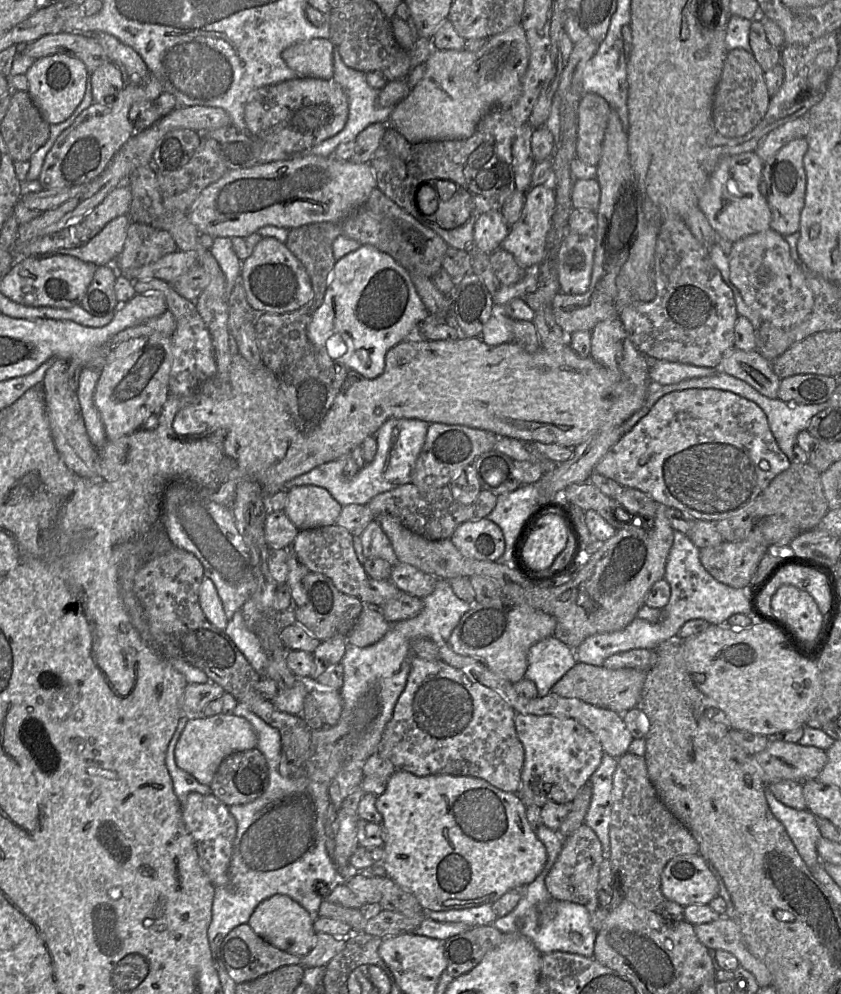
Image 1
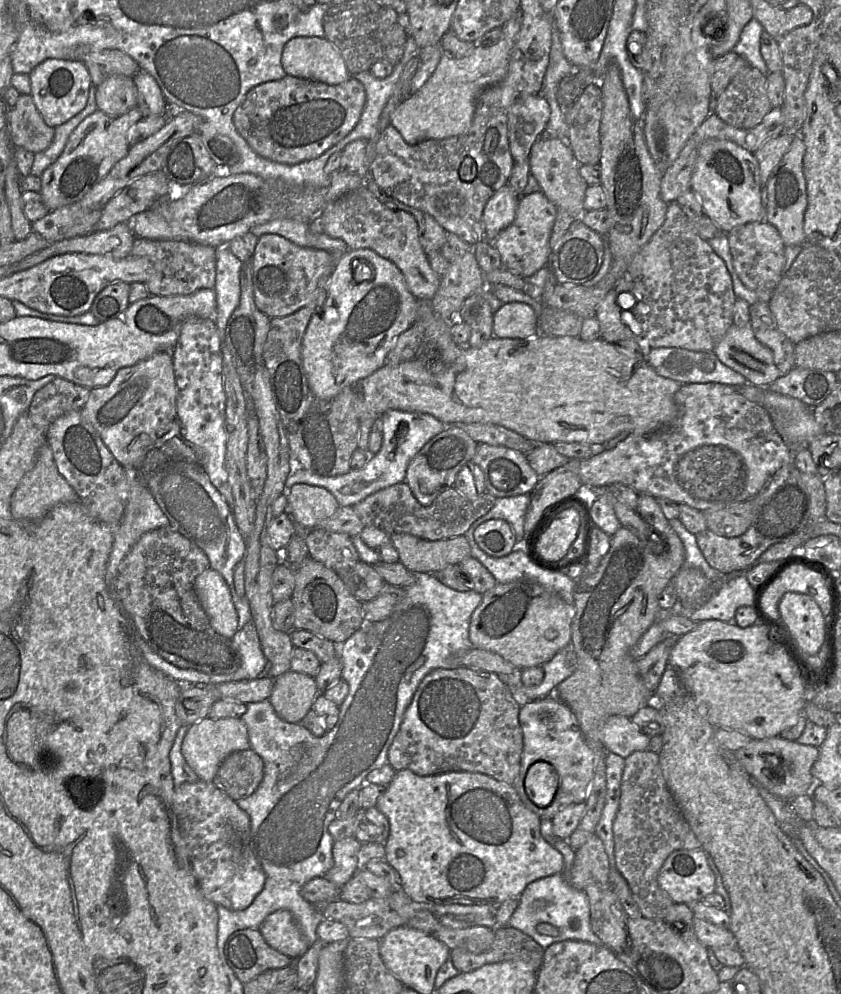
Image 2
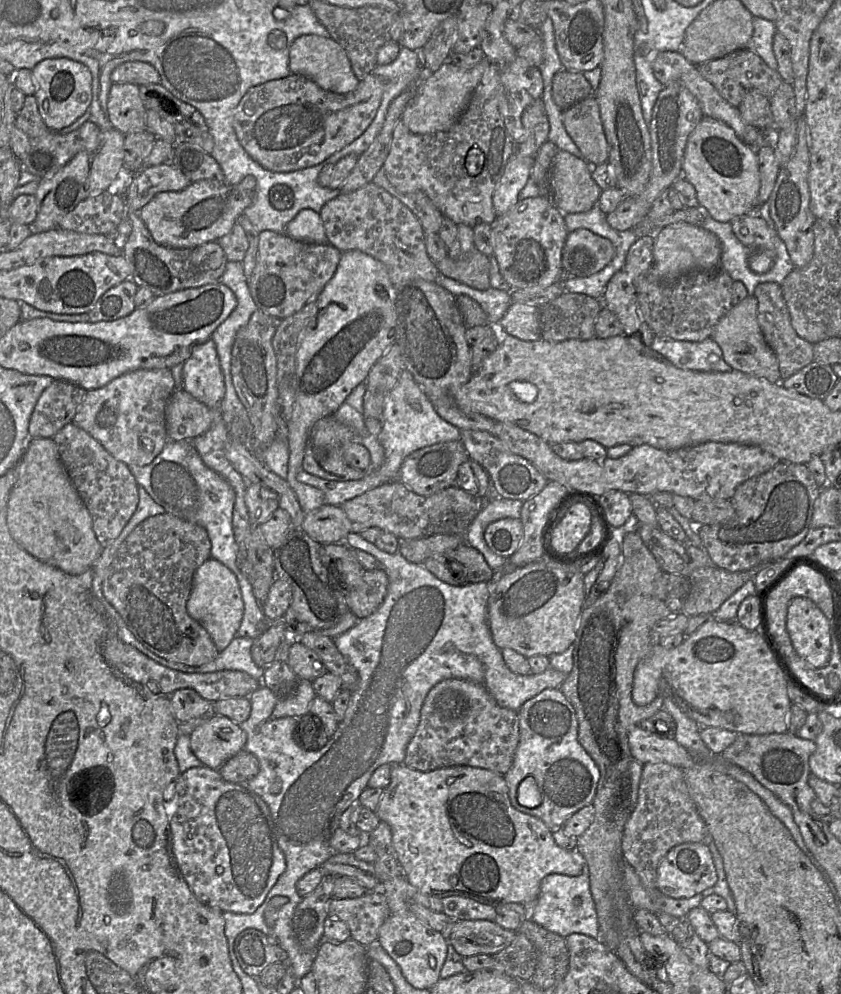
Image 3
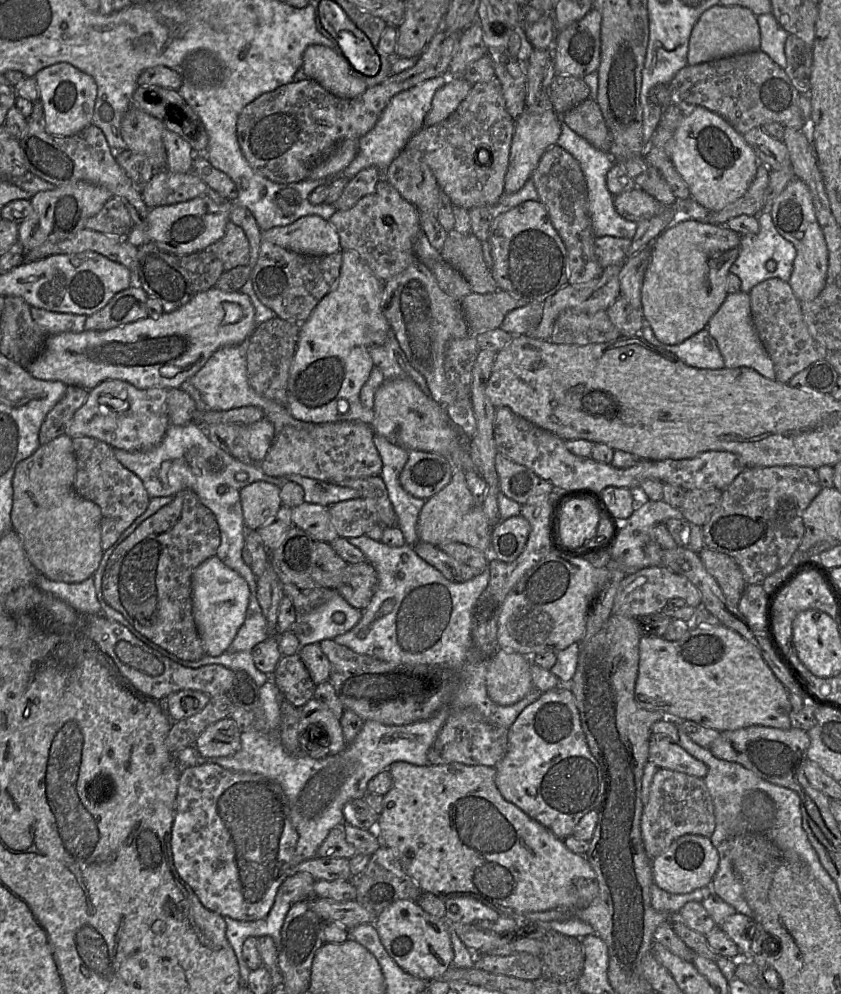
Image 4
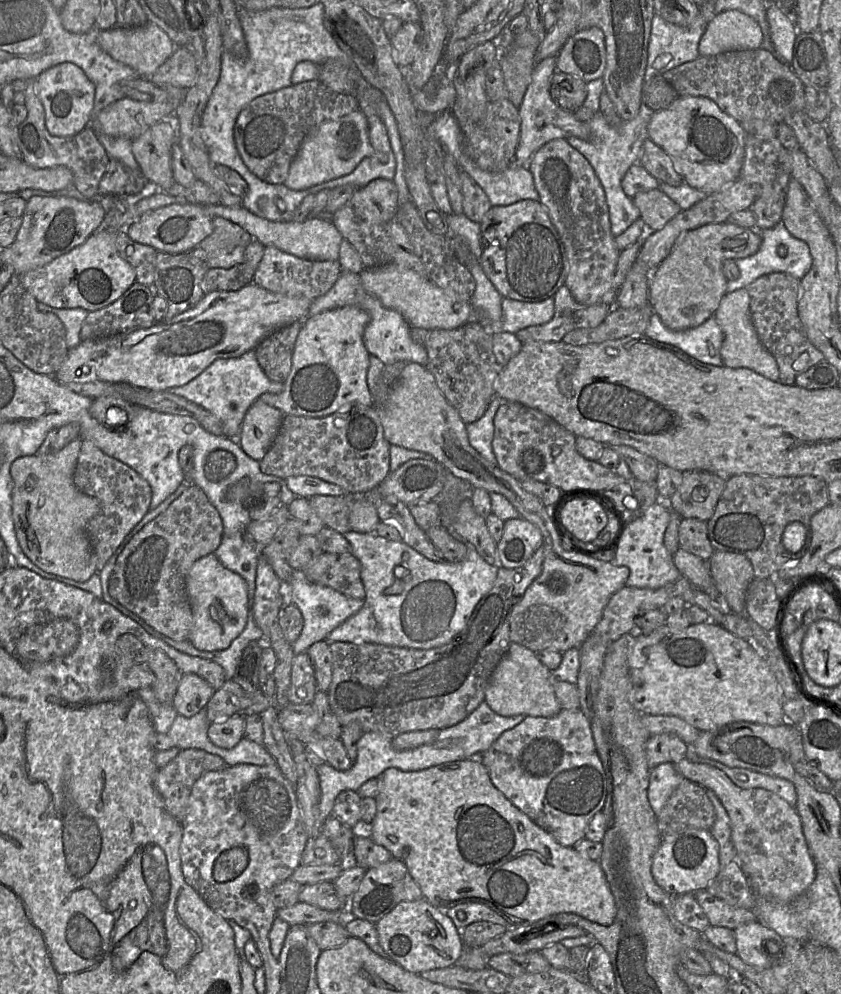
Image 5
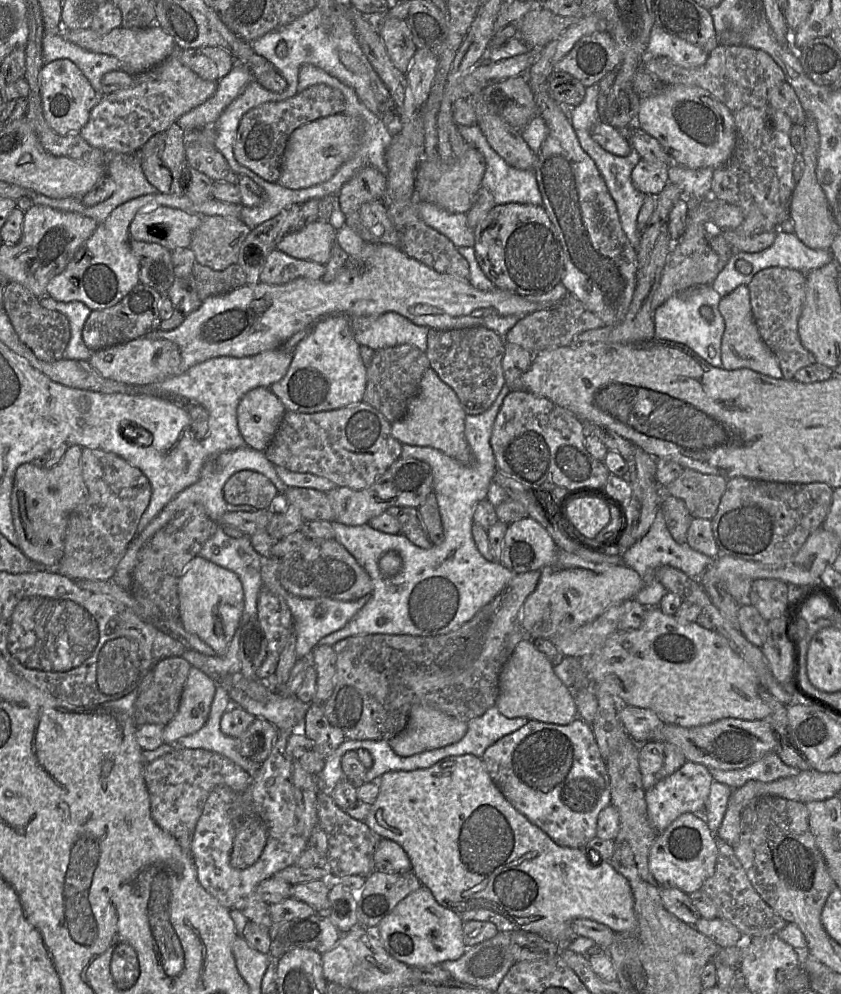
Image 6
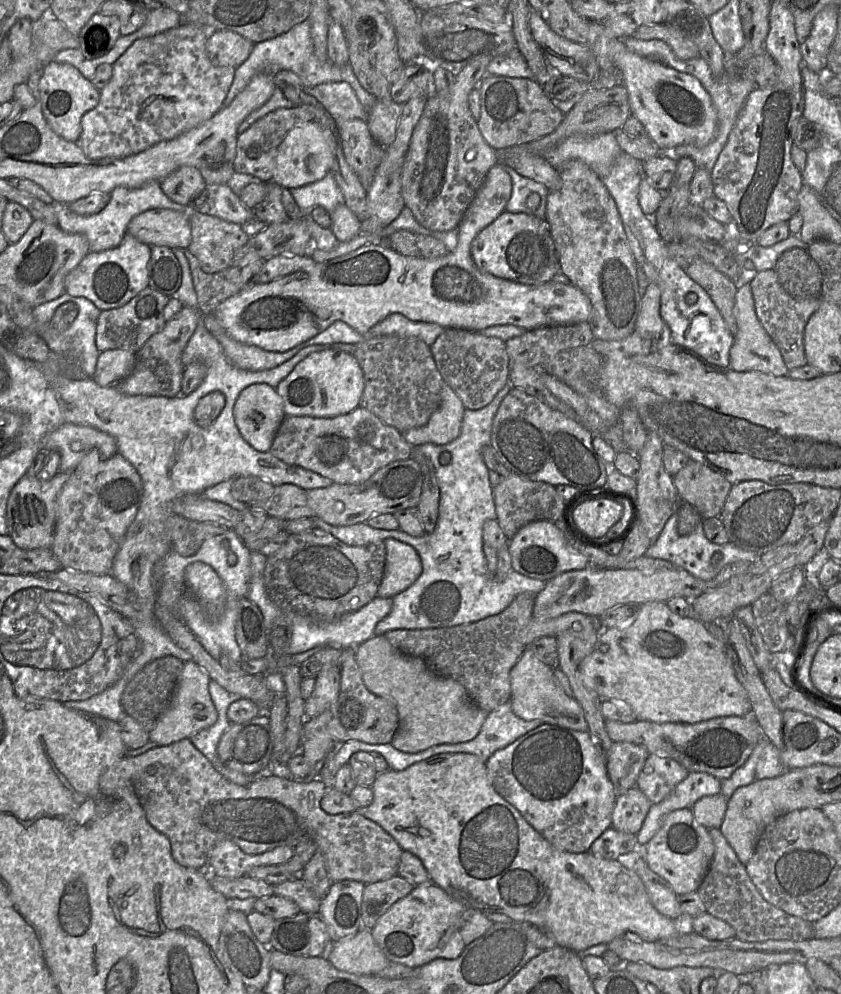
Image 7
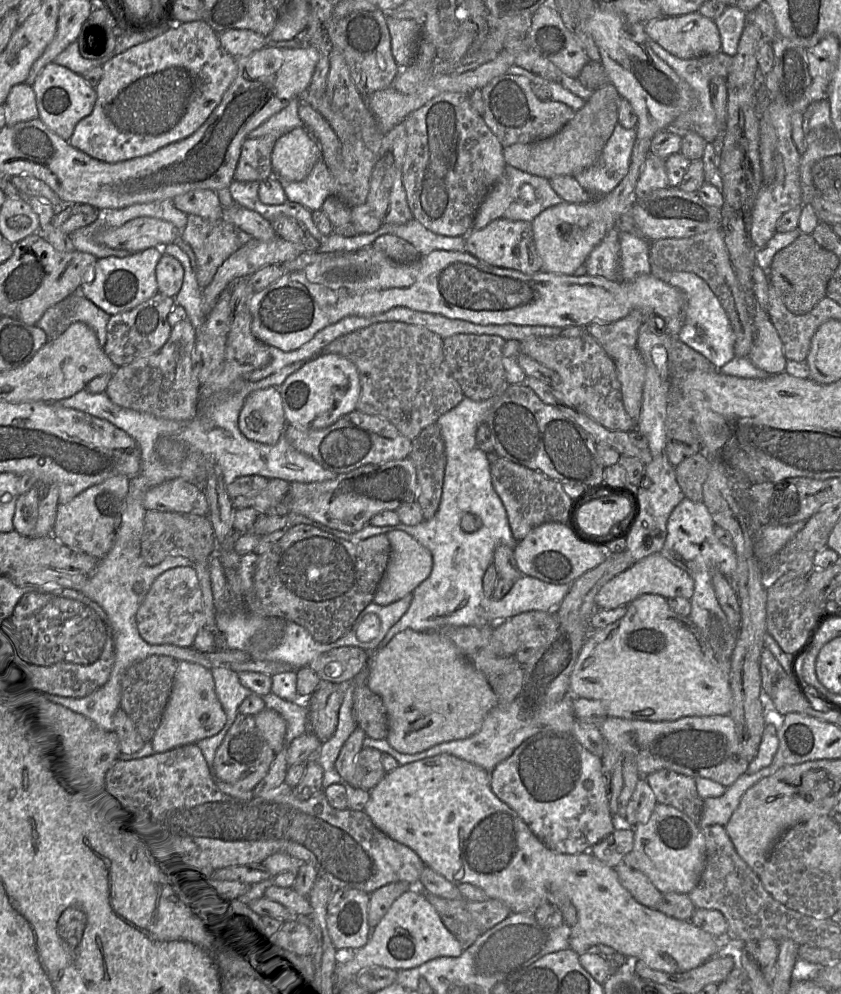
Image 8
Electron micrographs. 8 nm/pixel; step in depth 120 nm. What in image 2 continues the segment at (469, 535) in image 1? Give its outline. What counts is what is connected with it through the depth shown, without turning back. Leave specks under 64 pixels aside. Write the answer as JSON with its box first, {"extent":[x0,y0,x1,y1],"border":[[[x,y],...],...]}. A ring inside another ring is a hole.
{"extent":[474,519,518,557],"border":[[[491,519],[474,531],[478,546],[492,557],[503,557],[518,548],[518,540],[510,524],[502,519]]]}

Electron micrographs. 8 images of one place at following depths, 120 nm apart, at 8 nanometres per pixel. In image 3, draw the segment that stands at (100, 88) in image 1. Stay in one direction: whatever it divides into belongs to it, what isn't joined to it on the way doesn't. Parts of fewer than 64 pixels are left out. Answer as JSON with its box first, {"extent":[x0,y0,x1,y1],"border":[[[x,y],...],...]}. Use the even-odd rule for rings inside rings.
{"extent":[107,83,146,135],"border":[[[113,83],[107,110],[112,126],[124,135],[146,129],[146,109],[137,85]]]}

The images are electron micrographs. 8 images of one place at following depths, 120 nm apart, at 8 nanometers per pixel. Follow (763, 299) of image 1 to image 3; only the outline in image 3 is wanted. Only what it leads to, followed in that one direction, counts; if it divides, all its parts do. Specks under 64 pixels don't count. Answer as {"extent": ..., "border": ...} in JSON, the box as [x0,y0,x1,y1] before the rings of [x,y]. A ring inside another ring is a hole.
{"extent":[730,212,776,274],"border":[[[757,212],[737,216],[730,223],[738,240],[751,250],[749,268],[757,274],[768,272],[775,261],[776,229],[771,228]]]}

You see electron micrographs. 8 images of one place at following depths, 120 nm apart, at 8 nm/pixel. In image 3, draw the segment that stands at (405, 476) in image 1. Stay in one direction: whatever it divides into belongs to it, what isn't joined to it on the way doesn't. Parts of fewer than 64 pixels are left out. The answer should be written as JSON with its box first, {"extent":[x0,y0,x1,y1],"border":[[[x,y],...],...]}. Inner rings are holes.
{"extent":[295,368,461,506],"border":[[[405,368],[385,399],[382,412],[382,430],[377,438],[384,449],[384,461],[378,469],[367,471],[362,479],[327,480],[305,470],[300,470],[295,477],[296,480],[320,489],[324,493],[326,505],[340,506],[371,489],[398,479],[403,461],[414,451],[441,442],[460,440],[461,432],[438,415],[427,395]]]}

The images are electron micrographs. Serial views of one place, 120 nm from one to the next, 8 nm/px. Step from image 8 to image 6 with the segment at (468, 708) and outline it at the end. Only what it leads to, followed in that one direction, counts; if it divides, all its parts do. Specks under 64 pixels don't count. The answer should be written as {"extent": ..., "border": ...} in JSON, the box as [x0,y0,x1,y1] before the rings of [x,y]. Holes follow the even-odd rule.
{"extent":[388,704,467,757],"border":[[[417,704],[411,708],[405,728],[388,742],[398,756],[409,757],[454,744],[467,728],[466,721]]]}

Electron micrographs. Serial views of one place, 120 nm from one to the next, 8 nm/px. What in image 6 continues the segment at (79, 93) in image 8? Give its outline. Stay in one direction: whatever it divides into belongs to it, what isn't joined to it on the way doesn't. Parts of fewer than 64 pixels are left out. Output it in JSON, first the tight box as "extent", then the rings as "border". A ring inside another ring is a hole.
{"extent":[40,59,102,135],"border":[[[57,59],[43,65],[40,71],[40,94],[44,117],[51,129],[59,135],[80,133],[89,120],[90,112],[102,98],[69,59]]]}

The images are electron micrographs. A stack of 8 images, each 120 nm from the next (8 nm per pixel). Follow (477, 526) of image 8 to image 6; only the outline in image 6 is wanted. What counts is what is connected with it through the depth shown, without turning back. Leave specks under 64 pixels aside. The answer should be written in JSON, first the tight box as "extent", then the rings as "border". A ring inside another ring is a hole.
{"extent":[317,384,518,647],"border":[[[505,384],[488,410],[478,415],[466,414],[464,434],[473,453],[472,464],[462,464],[435,448],[402,445],[401,458],[416,458],[431,467],[433,492],[444,531],[441,544],[423,549],[413,544],[401,532],[383,533],[372,528],[369,523],[348,526],[331,522],[335,539],[368,573],[373,591],[367,603],[344,627],[322,638],[317,646],[333,647],[338,641],[348,637],[370,634],[431,637],[450,633],[470,621],[518,574],[500,562],[486,560],[478,551],[472,535],[475,506],[479,501],[487,499],[487,491],[497,470],[491,436],[496,416],[510,391]],[[389,551],[398,552],[402,558],[401,570],[391,577],[383,575],[379,568],[380,558]]]}

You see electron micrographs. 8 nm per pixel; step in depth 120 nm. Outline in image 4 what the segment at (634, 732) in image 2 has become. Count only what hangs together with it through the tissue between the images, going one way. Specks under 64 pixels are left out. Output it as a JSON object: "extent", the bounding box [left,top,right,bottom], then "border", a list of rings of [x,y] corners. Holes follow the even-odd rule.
{"extent":[649,737,707,779],"border":[[[650,737],[649,762],[658,768],[681,772],[689,776],[704,779],[707,766],[688,754],[680,745]]]}

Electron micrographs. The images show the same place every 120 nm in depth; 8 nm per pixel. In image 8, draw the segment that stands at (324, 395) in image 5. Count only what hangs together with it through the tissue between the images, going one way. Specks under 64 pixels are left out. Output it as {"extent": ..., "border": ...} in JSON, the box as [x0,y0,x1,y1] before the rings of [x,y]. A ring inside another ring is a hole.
{"extent":[279,353,361,429],"border":[[[321,353],[290,374],[279,390],[288,424],[303,429],[323,429],[356,410],[361,382],[350,360],[333,353]]]}

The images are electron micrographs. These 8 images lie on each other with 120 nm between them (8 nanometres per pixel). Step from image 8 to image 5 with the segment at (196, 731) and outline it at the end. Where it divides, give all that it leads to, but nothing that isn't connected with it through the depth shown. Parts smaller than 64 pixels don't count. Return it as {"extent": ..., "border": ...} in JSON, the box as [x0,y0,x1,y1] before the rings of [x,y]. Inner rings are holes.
{"extent":[171,674,214,717],"border":[[[183,674],[171,705],[177,714],[192,717],[206,707],[214,691],[213,687],[198,675]]]}

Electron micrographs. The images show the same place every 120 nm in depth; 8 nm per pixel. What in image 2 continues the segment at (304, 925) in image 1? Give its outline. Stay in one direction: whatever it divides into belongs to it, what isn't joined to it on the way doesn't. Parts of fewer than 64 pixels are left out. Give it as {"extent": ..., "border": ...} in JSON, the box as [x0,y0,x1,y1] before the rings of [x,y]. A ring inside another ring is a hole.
{"extent":[259,910,310,960],"border":[[[277,910],[269,914],[259,931],[268,945],[293,960],[305,954],[310,947],[288,910]]]}

